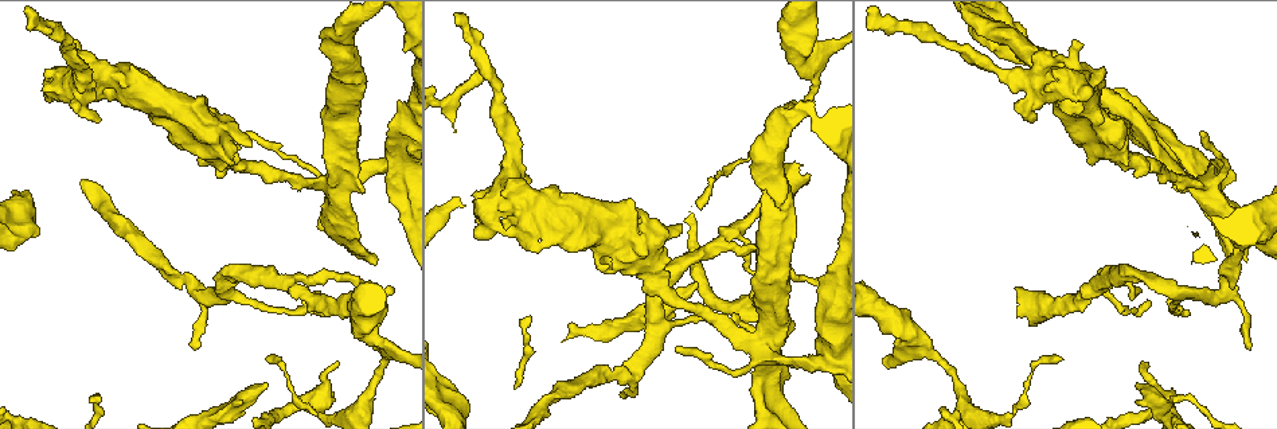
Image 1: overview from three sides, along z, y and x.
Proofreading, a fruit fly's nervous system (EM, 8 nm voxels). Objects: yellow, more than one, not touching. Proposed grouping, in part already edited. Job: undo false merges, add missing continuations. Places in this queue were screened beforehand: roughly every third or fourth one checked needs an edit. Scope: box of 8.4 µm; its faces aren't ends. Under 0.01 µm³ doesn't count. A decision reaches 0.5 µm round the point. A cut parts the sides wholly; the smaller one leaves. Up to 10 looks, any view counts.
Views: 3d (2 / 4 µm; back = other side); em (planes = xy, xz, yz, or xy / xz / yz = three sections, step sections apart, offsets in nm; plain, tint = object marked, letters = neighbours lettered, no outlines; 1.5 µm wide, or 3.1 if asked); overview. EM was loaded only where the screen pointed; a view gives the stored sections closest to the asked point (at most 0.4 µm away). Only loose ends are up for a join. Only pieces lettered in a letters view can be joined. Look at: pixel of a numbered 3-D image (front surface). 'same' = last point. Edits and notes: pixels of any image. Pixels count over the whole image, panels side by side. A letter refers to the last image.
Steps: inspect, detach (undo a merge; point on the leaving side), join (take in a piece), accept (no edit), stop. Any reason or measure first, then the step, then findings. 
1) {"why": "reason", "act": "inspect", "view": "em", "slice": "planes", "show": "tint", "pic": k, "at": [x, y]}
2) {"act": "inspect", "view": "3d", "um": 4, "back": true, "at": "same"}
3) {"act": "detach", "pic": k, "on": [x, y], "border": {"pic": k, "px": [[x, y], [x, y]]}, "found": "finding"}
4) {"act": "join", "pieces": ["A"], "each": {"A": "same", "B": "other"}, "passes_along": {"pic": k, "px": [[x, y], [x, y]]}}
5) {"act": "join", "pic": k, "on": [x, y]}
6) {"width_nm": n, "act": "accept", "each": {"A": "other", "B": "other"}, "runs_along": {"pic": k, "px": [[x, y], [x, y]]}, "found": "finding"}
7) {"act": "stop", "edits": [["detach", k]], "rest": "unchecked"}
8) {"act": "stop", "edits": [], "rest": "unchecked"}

{"why": "calibre changes", "act": "inspect", "view": "em", "slice": "yz", "step": 4, "show": "letters", "pic": 1, "at": [962, 389]}

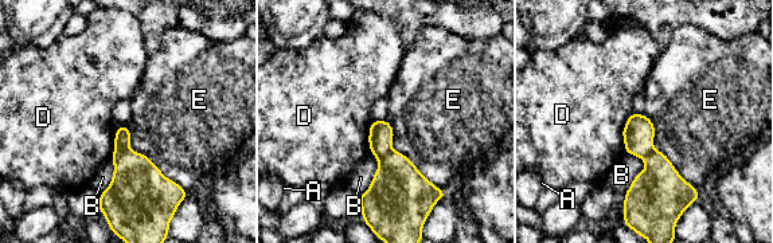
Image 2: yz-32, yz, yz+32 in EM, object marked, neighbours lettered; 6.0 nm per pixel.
{"why": "cut it another way", "act": "inspect", "view": "em", "slice": "planes", "show": "letters", "at": "same"}

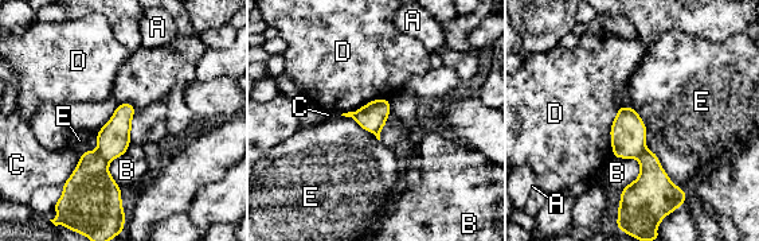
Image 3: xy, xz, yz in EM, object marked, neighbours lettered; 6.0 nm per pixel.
{"act": "detach", "pic": 3, "on": [90, 194], "each": {"A": "other", "B": "other", "C": "other", "D": "other", "E": "other"}, "found": "a second neuron is stuck on"}

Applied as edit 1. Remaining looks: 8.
{"why": "thin end", "act": "inspect", "view": "3d", "um": 2, "back": true, "pic": 1, "at": [1183, 313]}

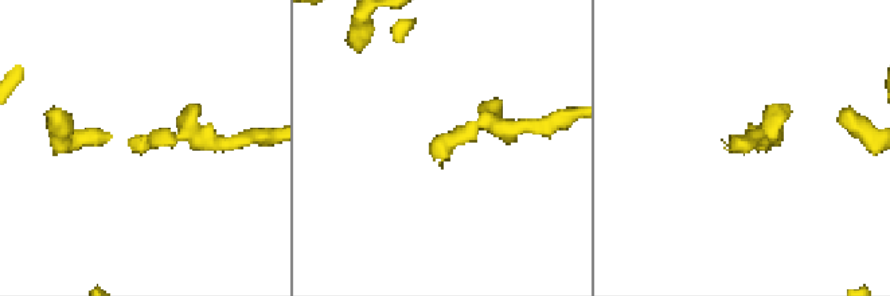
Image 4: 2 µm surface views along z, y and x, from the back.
{"act": "inspect", "view": "em", "slice": "xz", "step": 8, "show": "letters", "pic": 4, "at": [430, 147]}

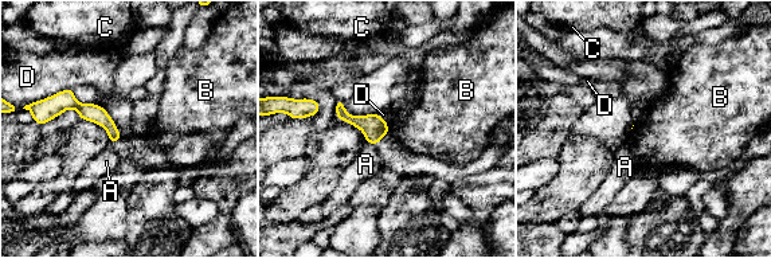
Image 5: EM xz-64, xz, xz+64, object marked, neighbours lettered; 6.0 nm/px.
{"act": "inspect", "view": "em", "slice": "planes", "show": "letters", "at": "same"}

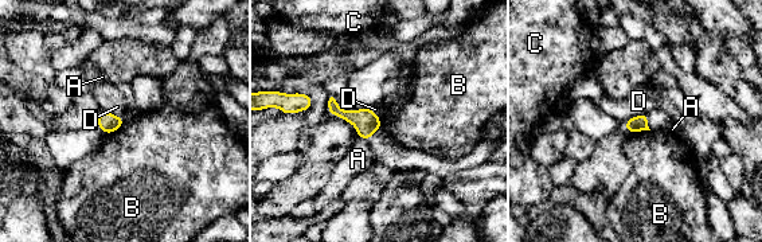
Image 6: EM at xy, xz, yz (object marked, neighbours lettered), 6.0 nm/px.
{"act": "accept", "each": {"A": "other", "B": "other", "C": "other", "D": "other"}, "border": {"pic": 6, "px": [[649, 129], [628, 132]]}, "found": "none of them fits"}

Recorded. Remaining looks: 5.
{"act": "stop", "edits": [["detach", 3]], "rest": "unchecked"}

